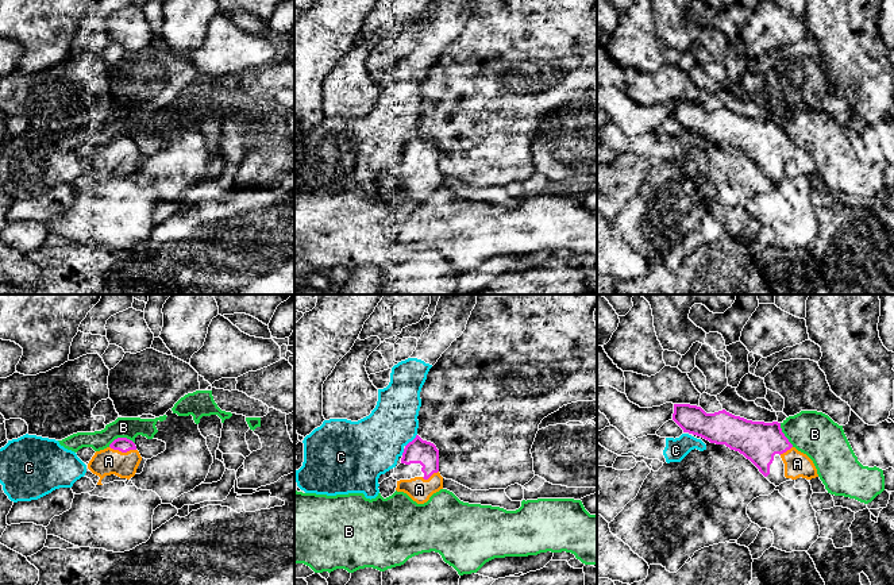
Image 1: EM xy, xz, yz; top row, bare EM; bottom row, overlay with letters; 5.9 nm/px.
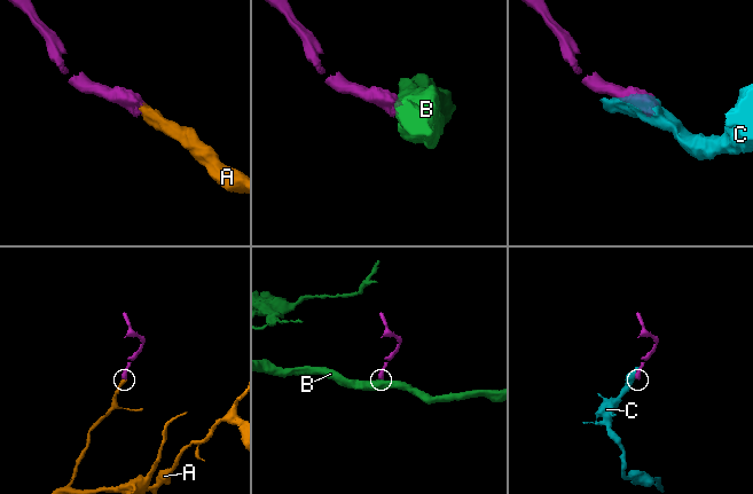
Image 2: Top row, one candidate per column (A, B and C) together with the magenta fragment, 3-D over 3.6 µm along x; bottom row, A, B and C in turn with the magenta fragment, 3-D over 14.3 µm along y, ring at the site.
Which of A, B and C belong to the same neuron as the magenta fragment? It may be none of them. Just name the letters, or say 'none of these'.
A

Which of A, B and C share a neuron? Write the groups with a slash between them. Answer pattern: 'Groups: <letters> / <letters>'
Groups: A / B / C

